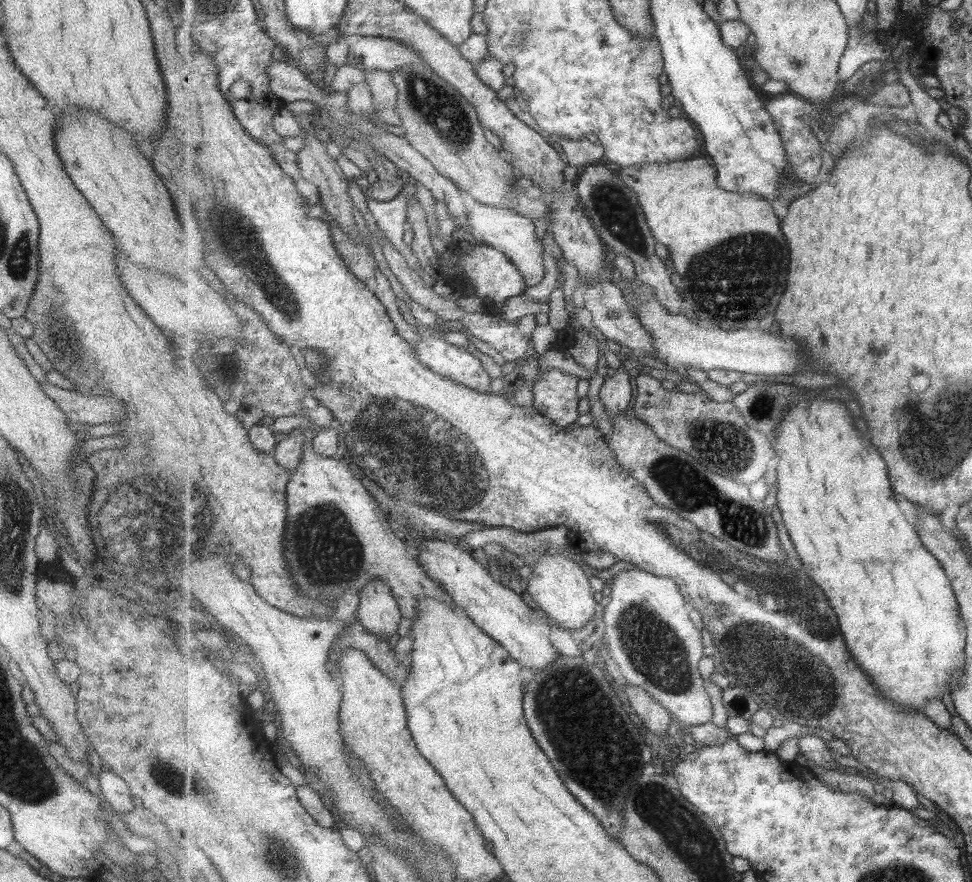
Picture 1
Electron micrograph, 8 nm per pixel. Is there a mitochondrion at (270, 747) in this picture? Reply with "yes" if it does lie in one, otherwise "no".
no

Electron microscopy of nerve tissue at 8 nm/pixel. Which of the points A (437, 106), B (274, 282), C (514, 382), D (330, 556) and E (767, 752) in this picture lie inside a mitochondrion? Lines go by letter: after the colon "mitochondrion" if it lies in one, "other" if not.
A: mitochondrion
B: mitochondrion
C: other
D: mitochondrion
E: other

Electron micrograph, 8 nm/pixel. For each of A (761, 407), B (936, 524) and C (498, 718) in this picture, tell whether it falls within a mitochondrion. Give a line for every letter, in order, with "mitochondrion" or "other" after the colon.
A: mitochondrion
B: other
C: other

